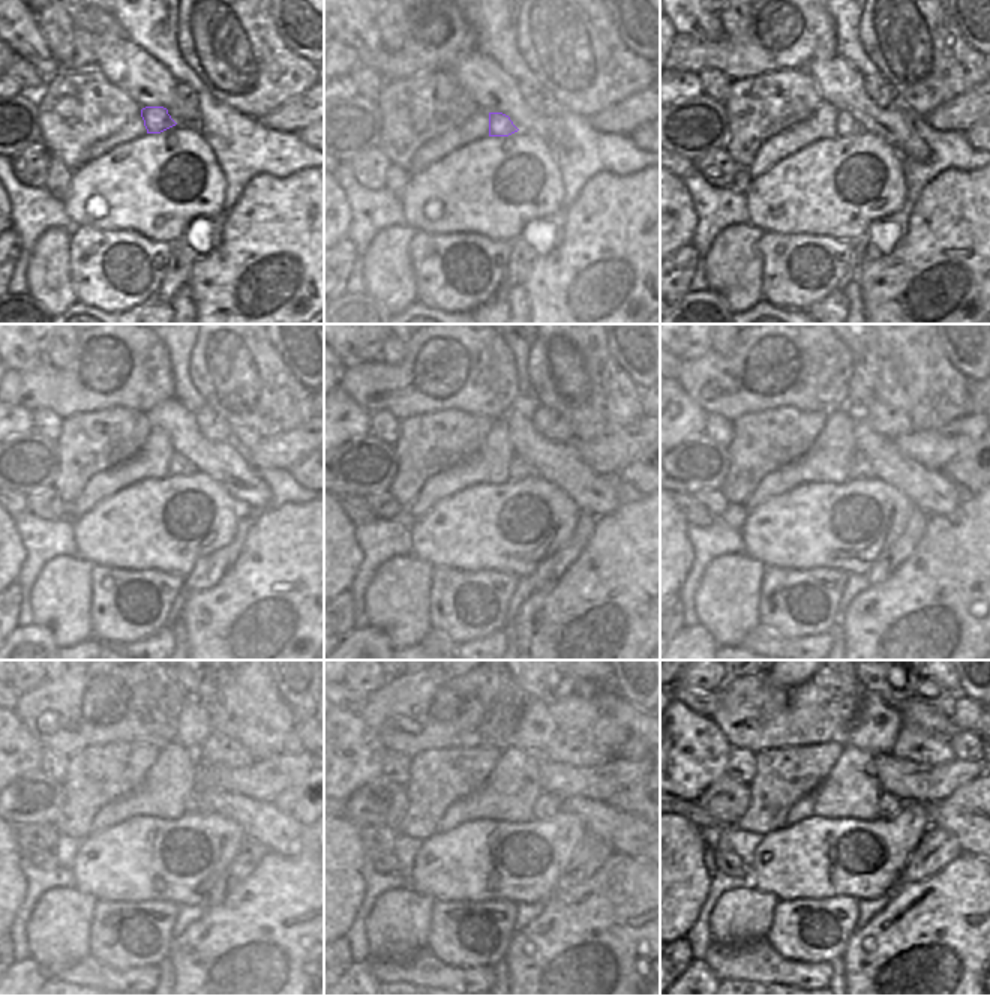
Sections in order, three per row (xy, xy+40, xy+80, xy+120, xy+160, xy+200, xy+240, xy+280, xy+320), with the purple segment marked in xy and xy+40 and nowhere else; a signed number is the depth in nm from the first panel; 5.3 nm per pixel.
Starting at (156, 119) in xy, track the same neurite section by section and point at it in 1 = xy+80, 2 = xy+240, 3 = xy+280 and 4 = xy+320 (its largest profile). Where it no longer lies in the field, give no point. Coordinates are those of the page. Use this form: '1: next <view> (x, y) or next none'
1: next xy+80 (846, 126)
2: next xy+240 (194, 806)
3: next xy+280 (548, 804)
4: next xy+320 (888, 806)

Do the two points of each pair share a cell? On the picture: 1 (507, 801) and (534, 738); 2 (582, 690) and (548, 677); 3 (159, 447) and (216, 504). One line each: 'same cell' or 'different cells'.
1: different cells
2: same cell
3: different cells

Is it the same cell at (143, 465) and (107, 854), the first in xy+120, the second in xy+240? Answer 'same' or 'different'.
different

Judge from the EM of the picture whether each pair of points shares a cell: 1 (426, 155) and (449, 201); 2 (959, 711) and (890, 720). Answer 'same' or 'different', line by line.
1: different
2: different

